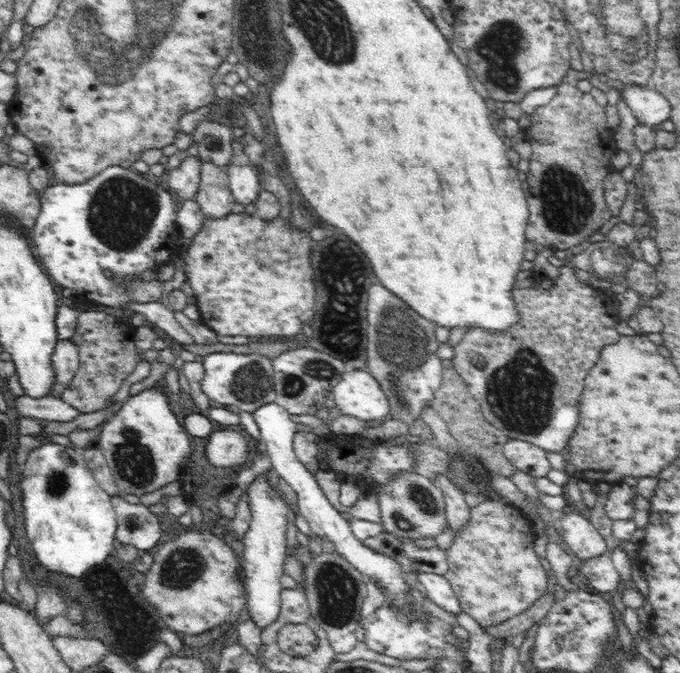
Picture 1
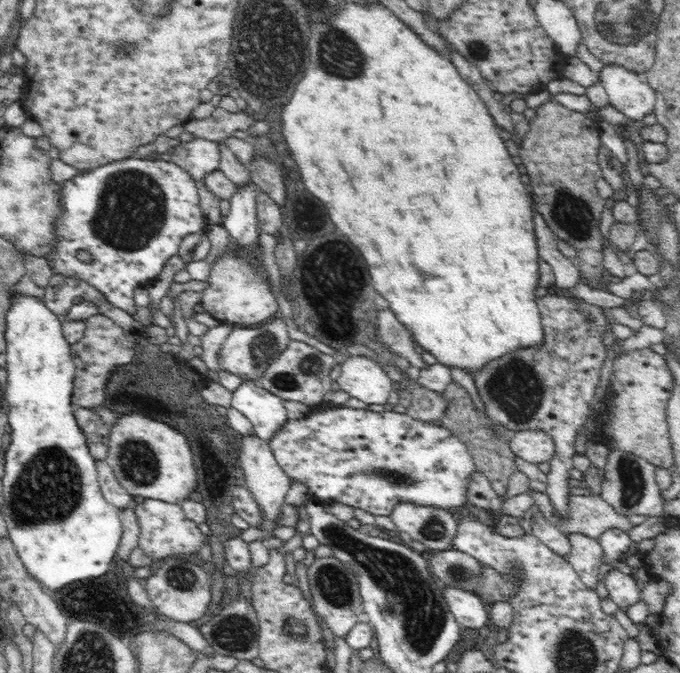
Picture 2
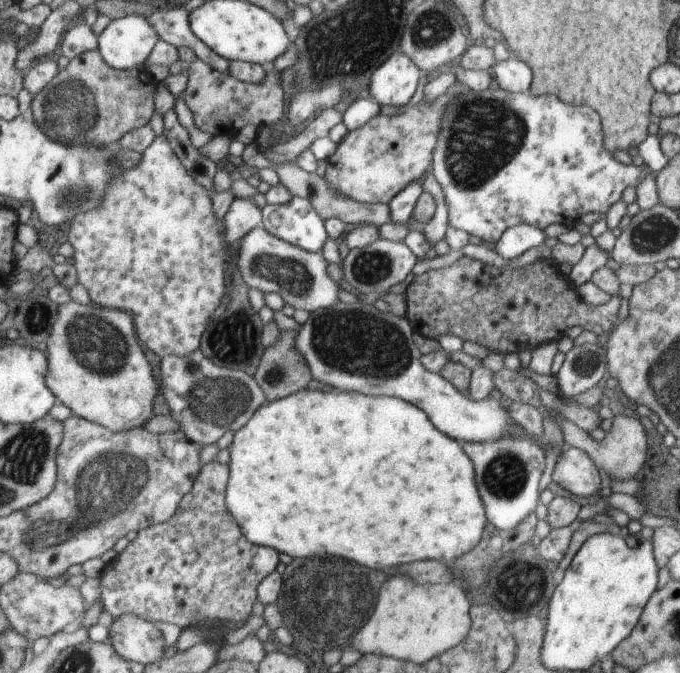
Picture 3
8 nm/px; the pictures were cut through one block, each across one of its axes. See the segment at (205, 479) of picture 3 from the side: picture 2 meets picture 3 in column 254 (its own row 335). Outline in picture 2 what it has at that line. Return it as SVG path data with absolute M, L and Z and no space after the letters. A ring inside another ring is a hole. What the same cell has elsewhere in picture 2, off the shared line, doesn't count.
M545 295L536 297L536 304L540 311L544 340L538 346L526 346L516 348L502 358L496 358L488 362L482 370L470 372L474 379L478 395L484 403L484 412L488 414L491 422L504 425L509 432L515 433L521 430L542 431L554 441L555 454L549 461L550 472L547 474L548 486L546 495L556 510L556 517L566 519L569 516L568 503L570 494L570 472L575 469L573 457L576 454L574 442L578 430L588 423L591 414L590 402L594 400L594 392L600 378L600 368L606 360L606 349L602 342L602 334L608 330L604 318L604 308L586 303L579 298L566 298L558 295Z

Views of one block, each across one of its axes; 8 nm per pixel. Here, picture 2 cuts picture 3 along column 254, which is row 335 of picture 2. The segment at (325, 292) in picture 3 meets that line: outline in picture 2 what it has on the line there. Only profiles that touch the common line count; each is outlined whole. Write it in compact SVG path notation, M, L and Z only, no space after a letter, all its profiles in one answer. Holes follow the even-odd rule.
M281 315L272 317L256 326L236 326L226 337L218 352L217 360L220 372L227 370L242 378L258 382L267 366L288 348L291 341L285 319Z

